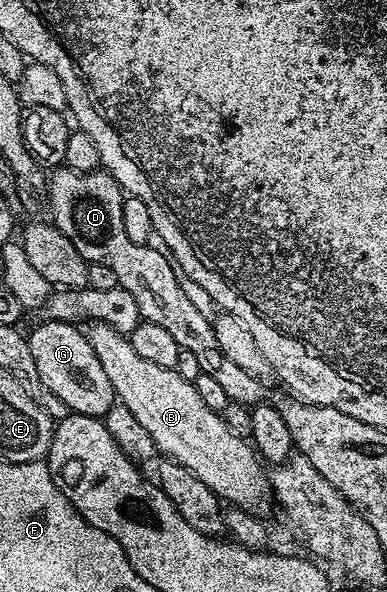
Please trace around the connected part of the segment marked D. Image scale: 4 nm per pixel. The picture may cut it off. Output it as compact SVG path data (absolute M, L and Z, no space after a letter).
M59 166L52 172L50 180L49 177L47 180L52 223L71 239L86 263L101 264L115 271L118 287L127 290L127 294L134 298L142 320L161 326L170 332L181 350L192 352L201 372L210 375L226 391L232 403L250 406L264 403L268 399L268 385L223 354L210 317L192 305L175 278L174 263L170 257L162 249L153 248L154 245L133 243L127 237L122 208L125 194L119 183L103 170L81 173Z

